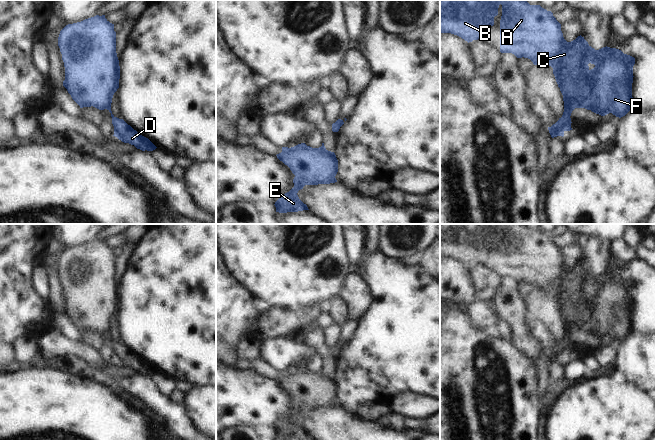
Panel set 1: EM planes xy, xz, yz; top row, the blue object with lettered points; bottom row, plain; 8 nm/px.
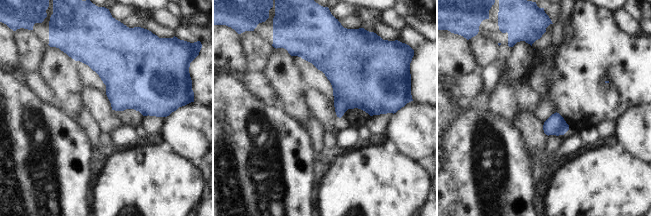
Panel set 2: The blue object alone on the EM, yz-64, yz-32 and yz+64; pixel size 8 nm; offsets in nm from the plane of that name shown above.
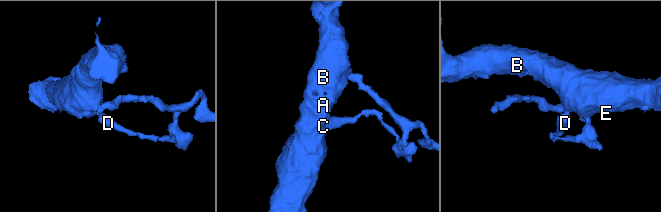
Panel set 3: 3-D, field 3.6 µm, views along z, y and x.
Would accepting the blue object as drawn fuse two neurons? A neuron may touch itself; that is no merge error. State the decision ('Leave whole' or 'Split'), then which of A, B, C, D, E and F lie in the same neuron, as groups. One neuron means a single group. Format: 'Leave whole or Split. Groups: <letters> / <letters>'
Leave whole. Groups: A B C D E F

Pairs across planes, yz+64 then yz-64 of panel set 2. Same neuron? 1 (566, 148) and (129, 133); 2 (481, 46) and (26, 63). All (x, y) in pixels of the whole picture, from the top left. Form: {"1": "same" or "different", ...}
{"1": "same", "2": "same"}

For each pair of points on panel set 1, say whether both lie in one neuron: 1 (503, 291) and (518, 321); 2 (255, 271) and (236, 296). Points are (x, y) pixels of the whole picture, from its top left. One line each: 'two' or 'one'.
1: one
2: two

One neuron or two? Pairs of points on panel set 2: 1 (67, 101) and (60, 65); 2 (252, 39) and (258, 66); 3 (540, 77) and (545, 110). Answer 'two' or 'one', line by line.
1: one
2: one
3: one

